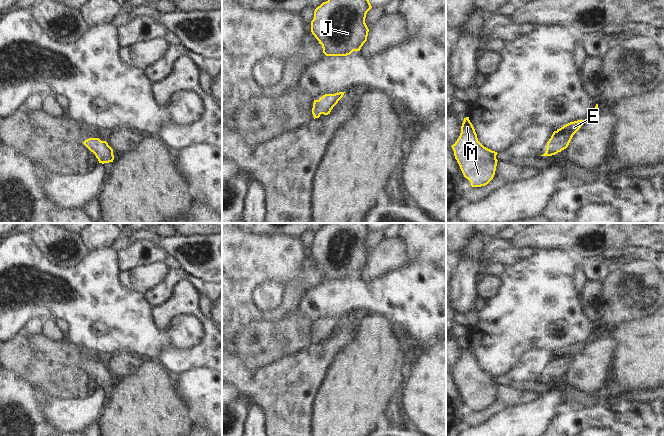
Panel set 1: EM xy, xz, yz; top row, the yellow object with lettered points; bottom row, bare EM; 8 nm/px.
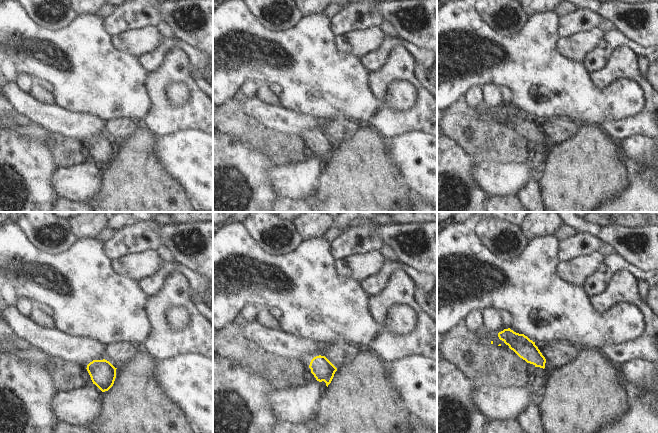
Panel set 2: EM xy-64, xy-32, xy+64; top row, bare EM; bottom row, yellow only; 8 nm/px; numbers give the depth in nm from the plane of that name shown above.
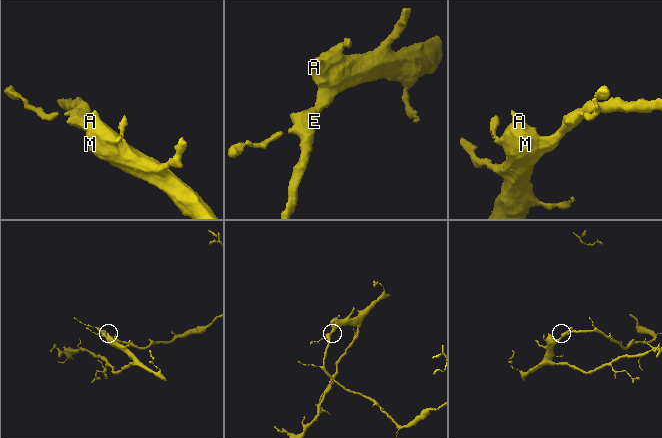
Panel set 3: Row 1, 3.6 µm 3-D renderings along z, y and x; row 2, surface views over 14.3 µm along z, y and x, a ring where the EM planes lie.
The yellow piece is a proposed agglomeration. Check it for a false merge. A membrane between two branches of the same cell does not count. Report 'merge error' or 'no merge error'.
no merge error

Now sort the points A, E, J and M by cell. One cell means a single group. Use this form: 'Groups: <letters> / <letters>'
Groups: A E J M

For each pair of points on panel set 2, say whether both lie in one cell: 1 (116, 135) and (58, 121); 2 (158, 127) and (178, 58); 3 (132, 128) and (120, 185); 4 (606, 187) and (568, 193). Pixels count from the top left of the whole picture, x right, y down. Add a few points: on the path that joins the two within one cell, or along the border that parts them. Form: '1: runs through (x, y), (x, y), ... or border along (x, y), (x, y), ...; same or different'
1: border along (107, 122), (104, 134); different
2: runs through (161, 110), (161, 81), (167, 75); same
3: border along (141, 125), (126, 141), (117, 144); different
4: runs through (597, 187), (577, 187); same

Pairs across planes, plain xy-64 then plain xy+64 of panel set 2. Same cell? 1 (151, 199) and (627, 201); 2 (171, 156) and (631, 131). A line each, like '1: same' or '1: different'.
1: different
2: different

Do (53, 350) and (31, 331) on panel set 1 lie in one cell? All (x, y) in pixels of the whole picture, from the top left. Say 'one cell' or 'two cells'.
two cells

